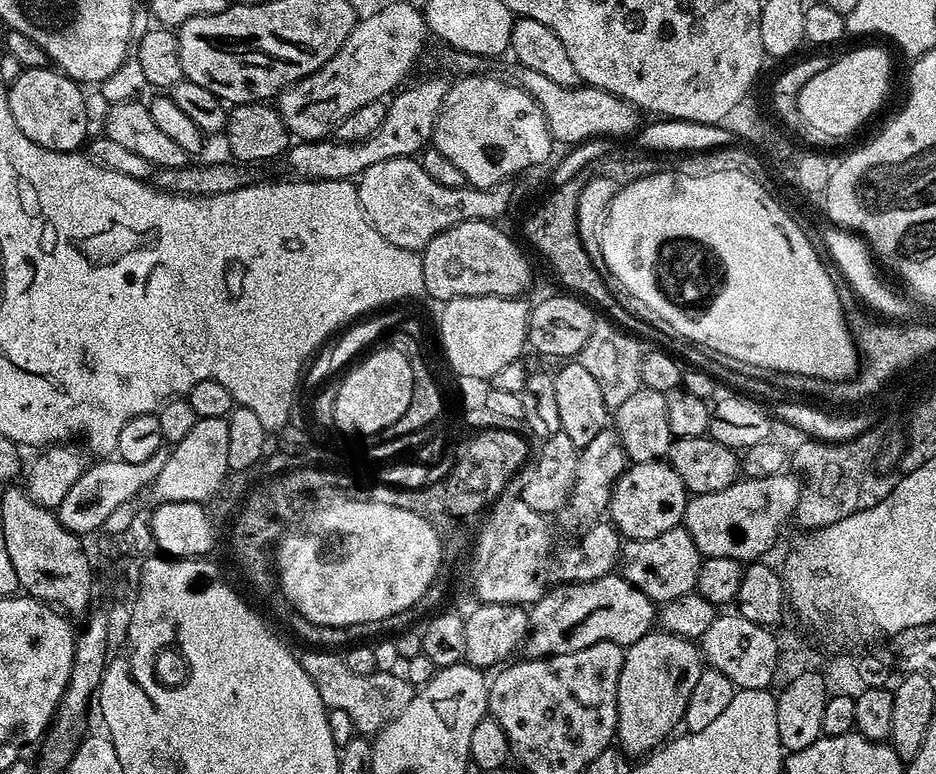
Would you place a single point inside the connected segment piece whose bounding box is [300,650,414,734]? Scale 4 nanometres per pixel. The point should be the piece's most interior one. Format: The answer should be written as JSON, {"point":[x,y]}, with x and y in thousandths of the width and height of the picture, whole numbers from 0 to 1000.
{"point":[397,904]}

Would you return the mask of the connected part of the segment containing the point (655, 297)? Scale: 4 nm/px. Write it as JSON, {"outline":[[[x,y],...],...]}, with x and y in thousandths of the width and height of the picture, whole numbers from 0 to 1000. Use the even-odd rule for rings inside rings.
{"outline":[[[719,220],[716,222],[704,222],[698,227],[691,227],[690,230],[682,230],[677,235],[666,239],[659,248],[662,249],[649,260],[649,275],[645,280],[645,292],[643,295],[644,305],[641,309],[641,331],[647,339],[647,344],[652,344],[652,354],[656,354],[656,359],[660,359],[660,362],[665,364],[665,370],[669,370],[669,375],[673,375],[673,380],[677,380],[677,385],[682,385],[682,390],[690,390],[690,395],[694,395],[694,401],[699,401],[701,410],[706,415],[710,413],[724,433],[732,434],[733,438],[740,439],[741,443],[749,444],[750,448],[757,450],[761,455],[766,455],[766,461],[772,463],[779,460],[788,468],[800,470],[801,473],[810,473],[812,477],[819,478],[821,481],[841,481],[843,487],[846,488],[850,488],[850,486],[869,486],[870,490],[874,491],[873,494],[888,494],[908,491],[910,487],[913,487],[920,473],[919,459],[915,451],[915,441],[910,438],[910,432],[902,415],[900,394],[896,389],[895,380],[893,379],[891,364],[888,363],[888,357],[885,353],[886,342],[881,340],[876,329],[874,329],[870,318],[864,313],[861,302],[857,300],[851,289],[851,280],[849,278],[845,279],[845,276],[842,275],[823,249],[821,249],[821,245],[817,245],[816,243],[806,245],[806,240],[802,235],[795,234],[795,227],[785,227],[783,222],[780,225],[770,225],[770,227],[751,226],[749,229],[738,230],[736,226]],[[721,367],[724,376],[735,377],[735,382],[718,382],[718,371],[720,371]],[[751,372],[756,377],[761,377],[761,382],[748,382],[748,376],[750,376]]]}

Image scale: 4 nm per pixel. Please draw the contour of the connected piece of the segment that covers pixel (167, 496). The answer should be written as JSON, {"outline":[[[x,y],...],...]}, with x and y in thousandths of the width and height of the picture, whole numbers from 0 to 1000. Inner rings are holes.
{"outline":[[[210,541],[207,556],[203,556],[199,566],[194,566],[183,578],[184,585],[176,610],[170,612],[165,624],[168,647],[202,646],[213,651],[222,649],[231,634],[234,637],[238,632],[239,618],[246,609],[244,603],[246,556],[243,541]]]}

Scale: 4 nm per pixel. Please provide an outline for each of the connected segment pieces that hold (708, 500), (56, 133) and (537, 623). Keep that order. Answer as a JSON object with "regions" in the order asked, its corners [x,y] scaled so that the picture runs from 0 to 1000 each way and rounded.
{"regions":[[[[841,609],[818,618],[787,618],[776,633],[746,638],[735,647],[729,681],[741,695],[752,721],[784,721],[808,726],[829,703],[833,686],[849,668],[857,625]]],[[[59,87],[50,88],[27,88],[15,101],[15,106],[7,110],[6,128],[11,132],[11,147],[13,158],[19,163],[24,173],[32,183],[36,183],[41,191],[53,194],[57,199],[77,199],[81,191],[95,180],[96,172],[93,168],[92,147],[92,119],[87,110]]],[[[651,742],[630,752],[595,755],[574,780],[567,782],[564,826],[558,833],[558,842],[561,849],[577,853],[581,848],[613,845],[613,840],[626,840],[626,835],[639,829],[670,835],[698,815],[702,801],[701,776],[690,773],[666,743]]]]}

